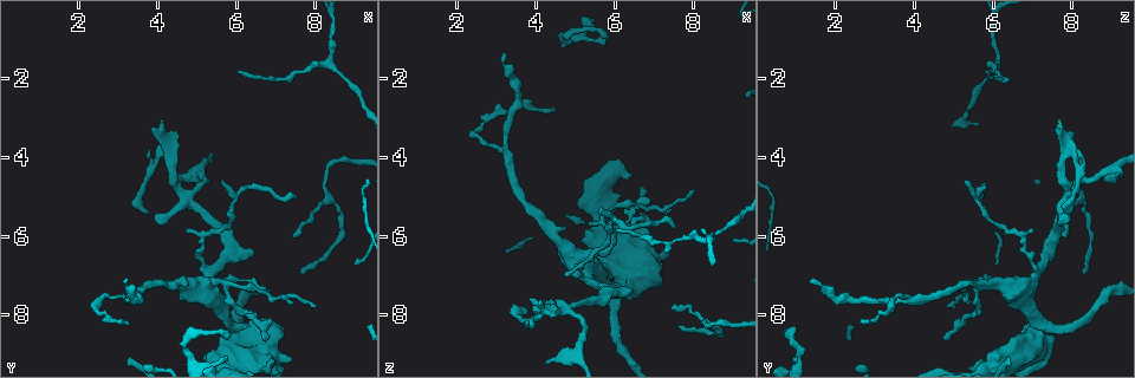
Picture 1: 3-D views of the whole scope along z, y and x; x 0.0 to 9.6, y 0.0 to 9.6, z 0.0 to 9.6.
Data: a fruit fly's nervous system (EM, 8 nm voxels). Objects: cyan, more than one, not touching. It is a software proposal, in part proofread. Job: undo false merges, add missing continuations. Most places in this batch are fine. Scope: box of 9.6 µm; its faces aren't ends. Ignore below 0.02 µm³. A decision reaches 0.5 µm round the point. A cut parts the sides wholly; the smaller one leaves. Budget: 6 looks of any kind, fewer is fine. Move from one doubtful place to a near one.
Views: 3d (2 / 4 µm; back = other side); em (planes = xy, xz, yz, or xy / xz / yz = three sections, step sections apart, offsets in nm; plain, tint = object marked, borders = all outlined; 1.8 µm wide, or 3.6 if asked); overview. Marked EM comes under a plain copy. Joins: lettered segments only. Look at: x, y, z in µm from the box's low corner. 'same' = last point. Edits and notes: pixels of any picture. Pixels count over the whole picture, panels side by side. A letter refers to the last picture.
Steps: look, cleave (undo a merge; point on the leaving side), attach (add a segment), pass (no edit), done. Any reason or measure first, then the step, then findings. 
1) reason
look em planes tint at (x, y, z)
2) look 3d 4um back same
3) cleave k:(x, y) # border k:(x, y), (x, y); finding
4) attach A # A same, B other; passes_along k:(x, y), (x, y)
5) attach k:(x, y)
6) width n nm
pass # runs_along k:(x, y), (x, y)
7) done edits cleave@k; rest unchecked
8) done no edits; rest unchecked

sudden change in width
look 3d 2um at (4.40, 7.25, 5.90)

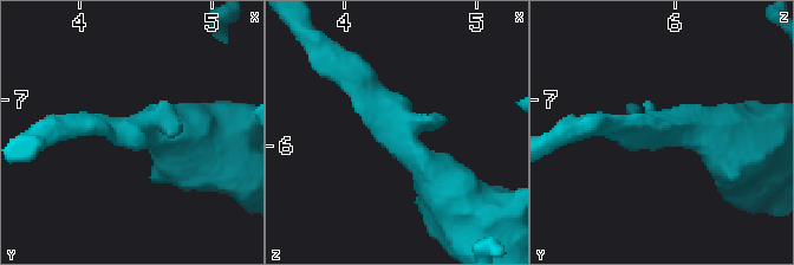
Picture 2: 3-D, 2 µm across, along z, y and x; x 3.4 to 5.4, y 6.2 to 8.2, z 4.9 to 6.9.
arm_widths 190, 500 nm
look em planes borders at (4.44, 7.22, 5.90)

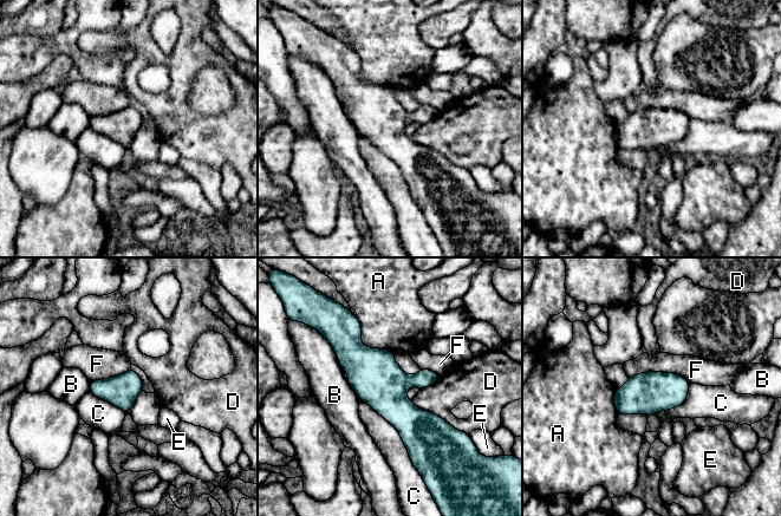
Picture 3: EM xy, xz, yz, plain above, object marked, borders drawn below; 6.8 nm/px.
width 220 nm
pass # A other, B other, C other, D other, E other, F other; border 3:(629, 377), (672, 372), (690, 383); one cell here

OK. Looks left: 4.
sudden change in width
look em 3.6um yz step 4 tint at (6.45, 8.50, 7.25)

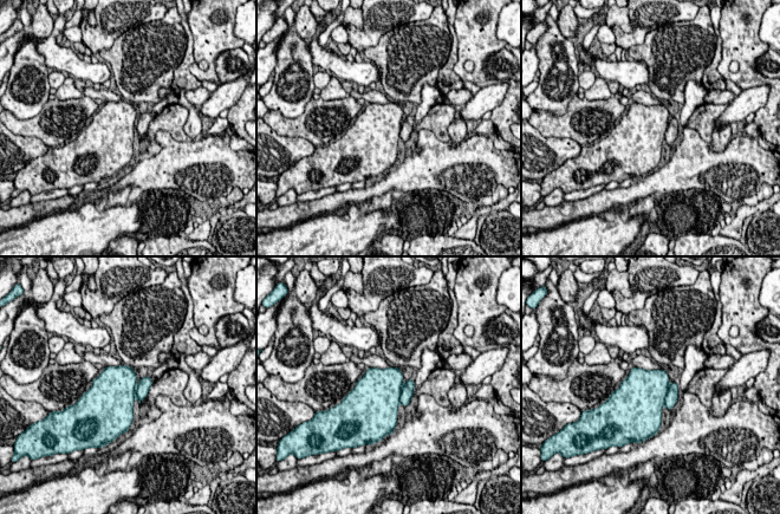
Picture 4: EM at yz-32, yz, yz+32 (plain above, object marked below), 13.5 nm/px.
cut it another way
look em 3.6um planes tint same

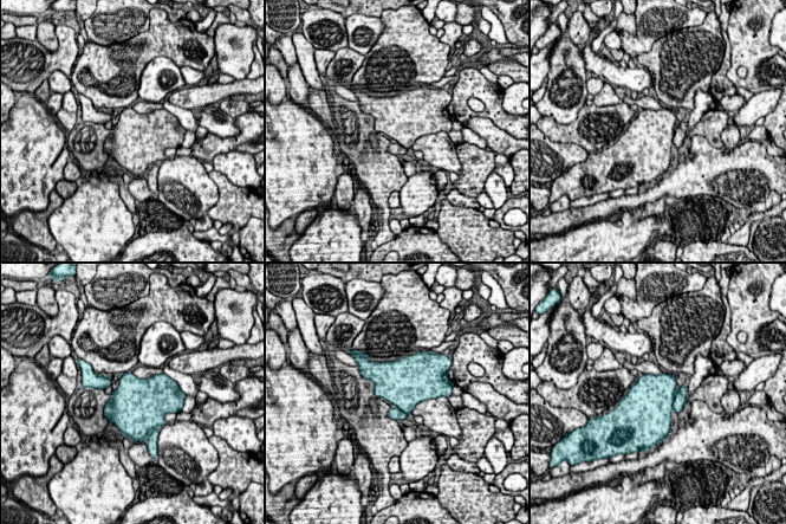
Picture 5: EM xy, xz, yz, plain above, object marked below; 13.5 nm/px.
what lies round it
look em 3.6um planes borders same

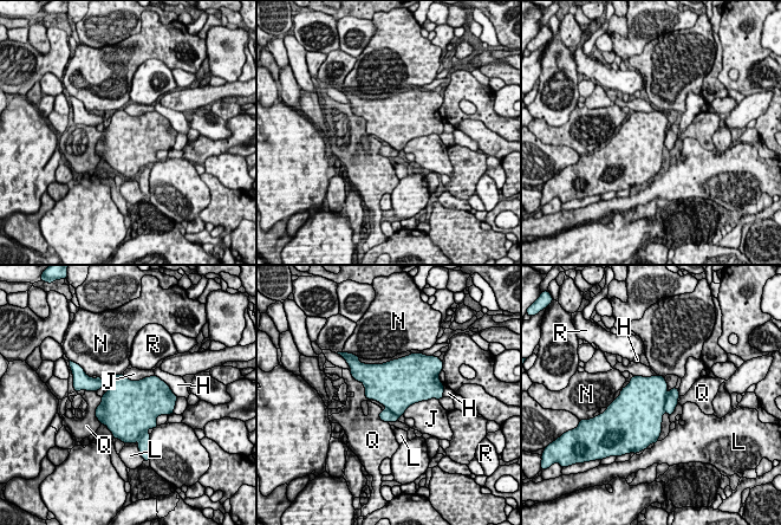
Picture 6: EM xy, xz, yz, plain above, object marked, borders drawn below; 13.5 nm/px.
pass # H other, J other, L other, N other, Q other, R other; border 6:(102, 397), (96, 409), (99, 423); continuous, no second cell

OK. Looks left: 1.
done no edits; rest unchecked

